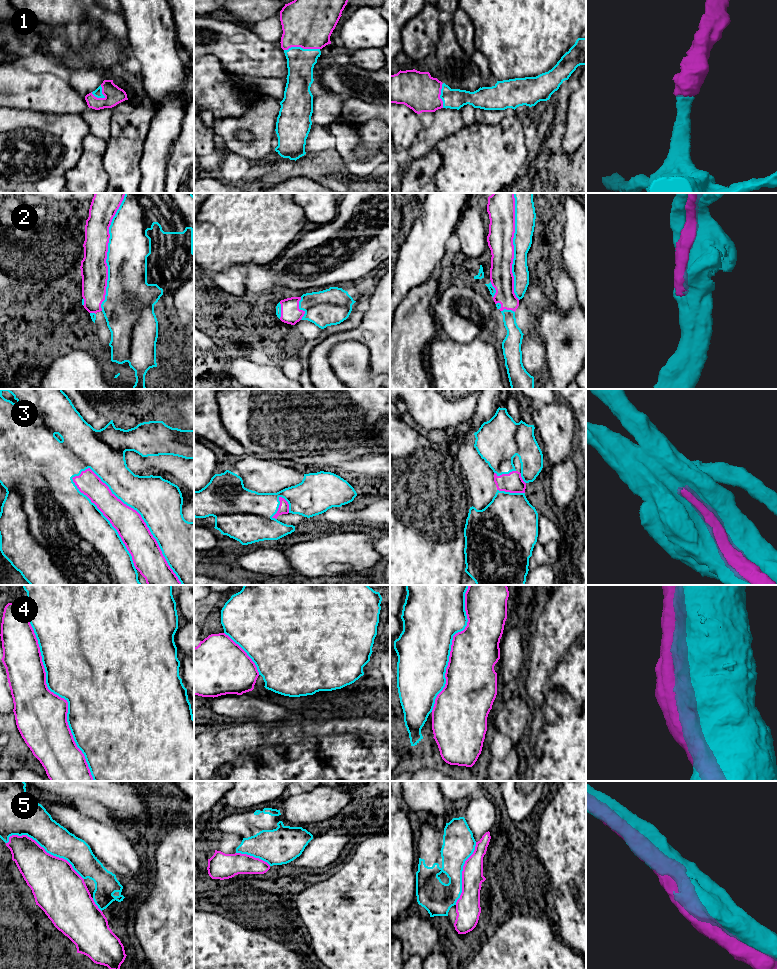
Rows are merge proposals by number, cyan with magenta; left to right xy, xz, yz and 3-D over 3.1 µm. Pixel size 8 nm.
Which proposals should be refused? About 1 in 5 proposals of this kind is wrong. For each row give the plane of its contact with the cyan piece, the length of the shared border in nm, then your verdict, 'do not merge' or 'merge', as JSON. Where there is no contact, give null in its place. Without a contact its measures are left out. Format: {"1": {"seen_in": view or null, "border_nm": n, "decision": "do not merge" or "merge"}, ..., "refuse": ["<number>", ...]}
{"1": {"seen_in": "xz", "border_nm": 280, "decision": "merge"}, "2": {"seen_in": "xy", "border_nm": 950, "decision": "merge"}, "3": {"seen_in": "xy", "border_nm": 1250, "decision": "merge"}, "4": {"seen_in": "xy", "border_nm": 1450, "decision": "merge"}, "5": {"seen_in": "xy", "border_nm": 700, "decision": "do not merge"}, "refuse": ["5"]}

